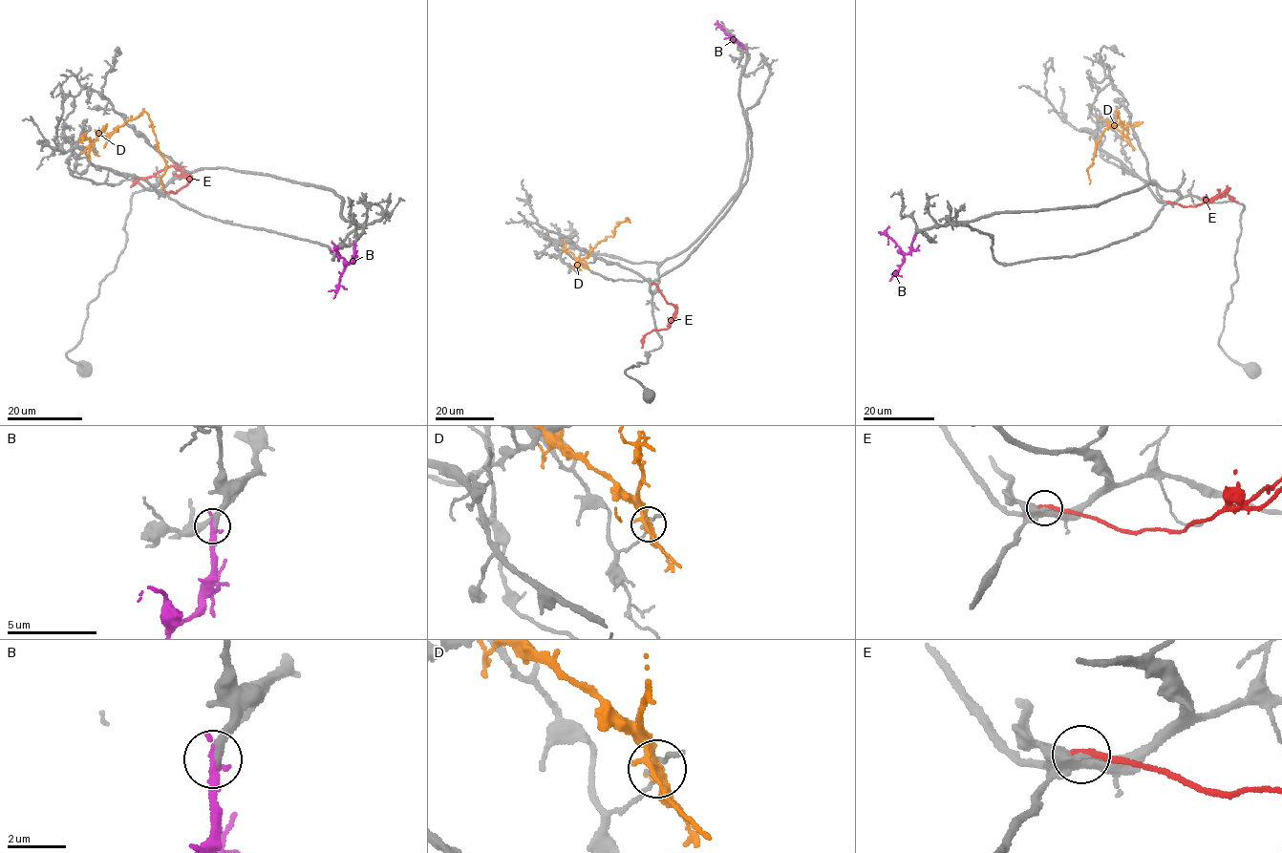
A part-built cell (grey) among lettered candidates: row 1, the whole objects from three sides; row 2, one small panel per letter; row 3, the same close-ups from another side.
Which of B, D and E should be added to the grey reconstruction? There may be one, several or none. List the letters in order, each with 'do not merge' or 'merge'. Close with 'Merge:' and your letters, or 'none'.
B: merge
D: do not merge
E: do not merge
Merge: B

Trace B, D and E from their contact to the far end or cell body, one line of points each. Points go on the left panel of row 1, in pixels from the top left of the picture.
B: (353, 245), (352, 259), (347, 265), (331, 241)
D: (82, 151), (100, 135), (108, 135), (145, 112), (160, 154), (165, 162), (160, 182), (162, 189)
E: (169, 192), (179, 190), (189, 181), (173, 165), (137, 181), (130, 187)

